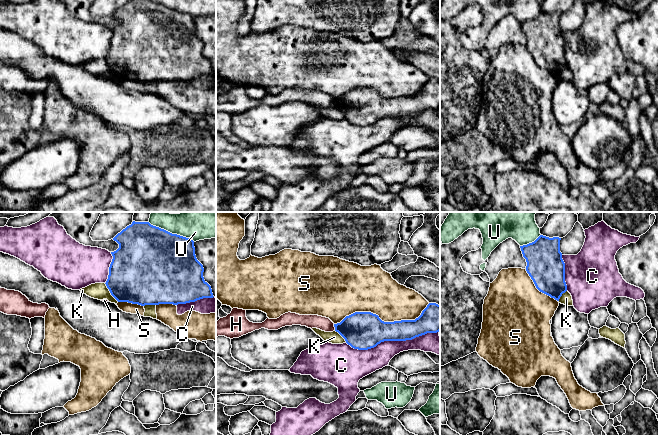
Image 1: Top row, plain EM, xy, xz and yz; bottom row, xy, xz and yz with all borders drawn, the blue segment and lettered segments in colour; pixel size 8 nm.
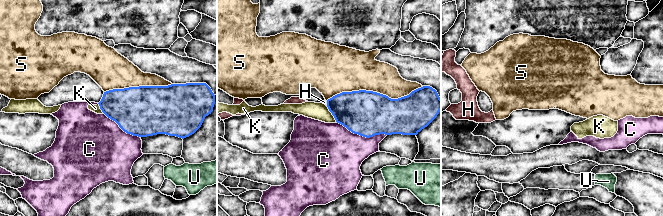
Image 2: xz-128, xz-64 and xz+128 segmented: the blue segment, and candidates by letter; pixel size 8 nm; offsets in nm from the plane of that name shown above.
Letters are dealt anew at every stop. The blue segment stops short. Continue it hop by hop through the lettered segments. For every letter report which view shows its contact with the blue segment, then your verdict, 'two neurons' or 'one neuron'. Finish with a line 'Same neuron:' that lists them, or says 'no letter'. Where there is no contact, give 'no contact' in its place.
C: contact in xz; two neurons
H: contact in xz; two neurons
K: contact in xy; two neurons
S: contact in xz; two neurons
U: contact in xy; two neurons
Same neuron: no letter

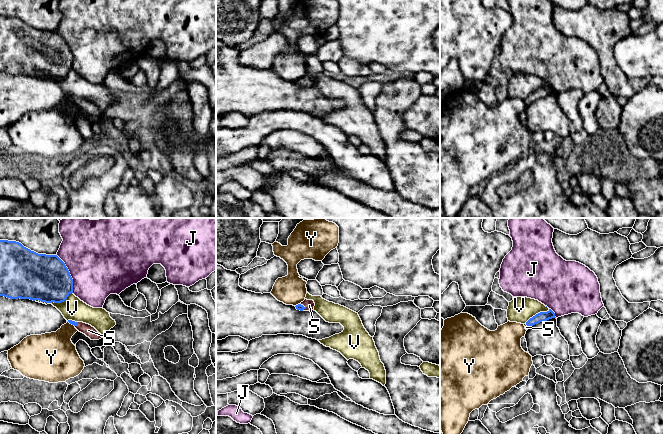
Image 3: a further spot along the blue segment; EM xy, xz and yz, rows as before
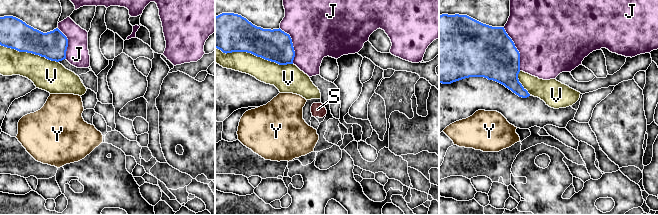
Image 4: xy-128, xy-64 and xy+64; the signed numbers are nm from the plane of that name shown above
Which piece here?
J: contact in xy; two neurons
S: contact in xz; one neuron
V: contact in xy; two neurons
Y: contact in xy; two neurons
Same neuron: S

